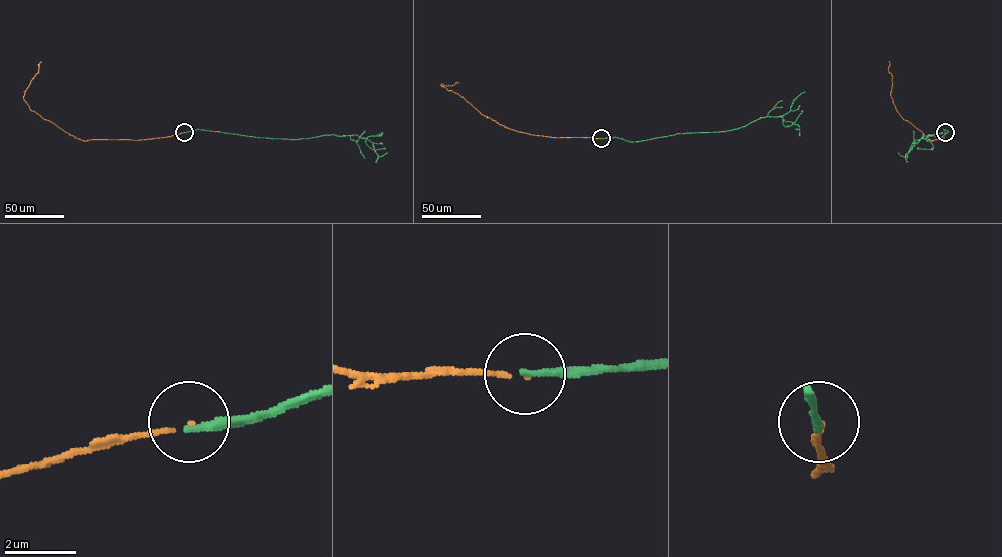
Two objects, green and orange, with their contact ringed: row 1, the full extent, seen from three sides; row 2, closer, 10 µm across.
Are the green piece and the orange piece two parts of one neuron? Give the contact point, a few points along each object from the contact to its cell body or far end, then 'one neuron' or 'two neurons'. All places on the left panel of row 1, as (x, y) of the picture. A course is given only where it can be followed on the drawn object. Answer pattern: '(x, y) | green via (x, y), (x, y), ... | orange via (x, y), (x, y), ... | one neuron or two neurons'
(184, 132) | green via (184, 132), (199, 129), (289, 139), (357, 135), (373, 143), (378, 157), (387, 152) | orange via (184, 132), (141, 140), (79, 139), (31, 111), (23, 99), (41, 61) | two neurons

